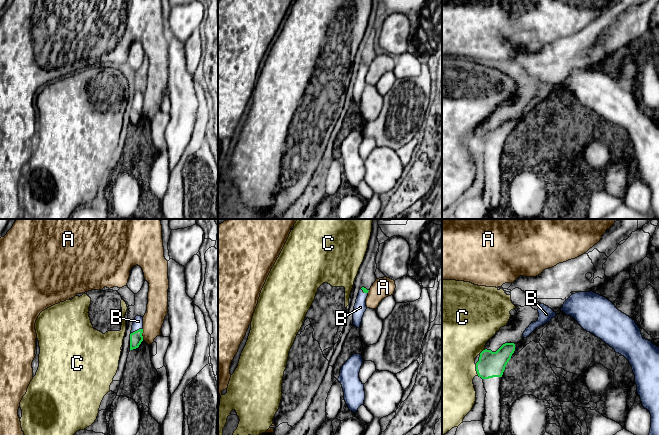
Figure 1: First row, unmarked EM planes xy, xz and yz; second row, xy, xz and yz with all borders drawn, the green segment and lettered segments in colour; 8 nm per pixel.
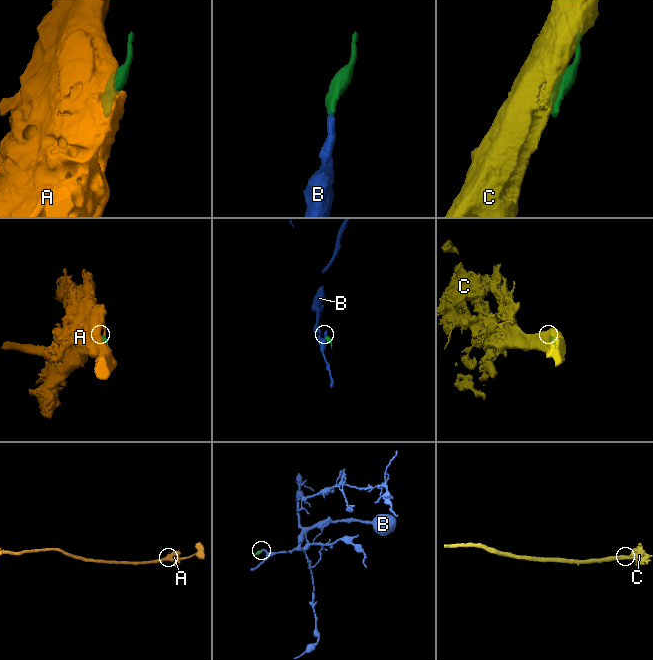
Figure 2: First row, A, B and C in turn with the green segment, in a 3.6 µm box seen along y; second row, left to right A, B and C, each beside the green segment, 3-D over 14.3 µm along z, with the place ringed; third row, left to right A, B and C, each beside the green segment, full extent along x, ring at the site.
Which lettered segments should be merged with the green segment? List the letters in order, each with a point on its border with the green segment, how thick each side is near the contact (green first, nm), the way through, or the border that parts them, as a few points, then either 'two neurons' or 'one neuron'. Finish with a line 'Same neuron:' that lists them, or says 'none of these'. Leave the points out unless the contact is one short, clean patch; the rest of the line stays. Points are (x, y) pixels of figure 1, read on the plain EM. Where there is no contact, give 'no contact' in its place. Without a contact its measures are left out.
A: xy (141, 110) | 100/180 nm | along xy (143, 105), (142, 115) | two neurons
B: xy (136, 107) | 100/80 nm | across xy (136, 114), (136, 107), (138, 97) | one neuron
C: yz (476, 146) | 200/480 nm | along yz (475, 140), (475, 146), (478, 151) | two neurons
Same neuron: B

